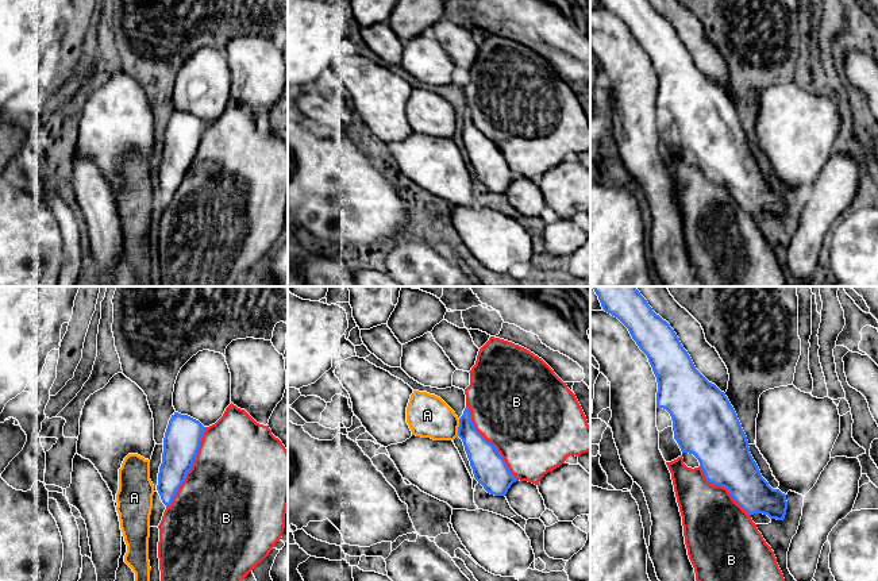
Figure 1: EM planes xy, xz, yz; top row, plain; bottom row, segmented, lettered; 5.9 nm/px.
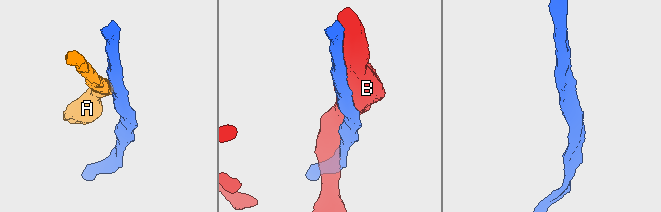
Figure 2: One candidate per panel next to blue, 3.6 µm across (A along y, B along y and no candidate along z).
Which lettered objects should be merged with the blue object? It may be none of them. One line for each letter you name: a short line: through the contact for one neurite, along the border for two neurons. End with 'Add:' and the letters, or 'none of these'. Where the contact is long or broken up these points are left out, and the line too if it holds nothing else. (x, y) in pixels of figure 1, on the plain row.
Add: none of these

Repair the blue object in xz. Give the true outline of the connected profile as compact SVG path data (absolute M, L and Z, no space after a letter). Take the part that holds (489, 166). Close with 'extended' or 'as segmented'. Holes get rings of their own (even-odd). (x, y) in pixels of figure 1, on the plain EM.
M469 104L465 105L463 112L459 115L458 134L463 139L478 181L490 192L505 193L516 176L497 146L475 127Z; as segmented

